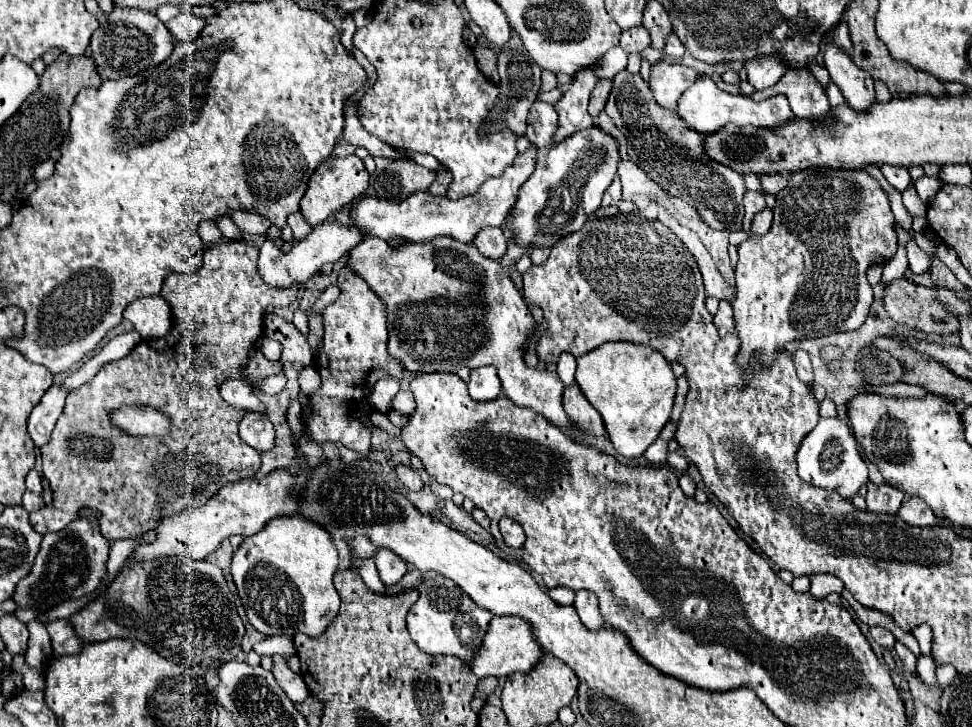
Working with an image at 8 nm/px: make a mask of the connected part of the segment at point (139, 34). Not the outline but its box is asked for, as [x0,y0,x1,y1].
[91,7,173,79]

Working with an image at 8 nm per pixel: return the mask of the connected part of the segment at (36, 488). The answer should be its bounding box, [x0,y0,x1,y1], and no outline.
[25,469,43,493]

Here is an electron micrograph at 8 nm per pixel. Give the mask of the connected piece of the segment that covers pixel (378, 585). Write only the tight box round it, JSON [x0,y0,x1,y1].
[359,557,385,593]

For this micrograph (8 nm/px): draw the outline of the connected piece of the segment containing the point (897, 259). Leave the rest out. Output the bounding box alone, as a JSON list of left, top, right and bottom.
[881,231,911,285]

